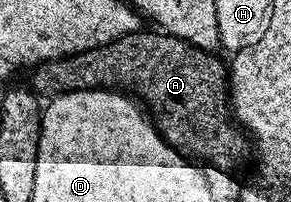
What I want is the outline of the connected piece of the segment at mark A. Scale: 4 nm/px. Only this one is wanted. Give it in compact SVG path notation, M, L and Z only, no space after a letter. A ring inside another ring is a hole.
M143 28L94 50L39 65L33 89L42 96L57 96L68 90L125 92L140 100L158 133L175 150L190 156L199 154L218 170L244 165L246 157L251 157L252 142L232 117L227 63L221 62L217 53L191 46L175 34L154 30Z

